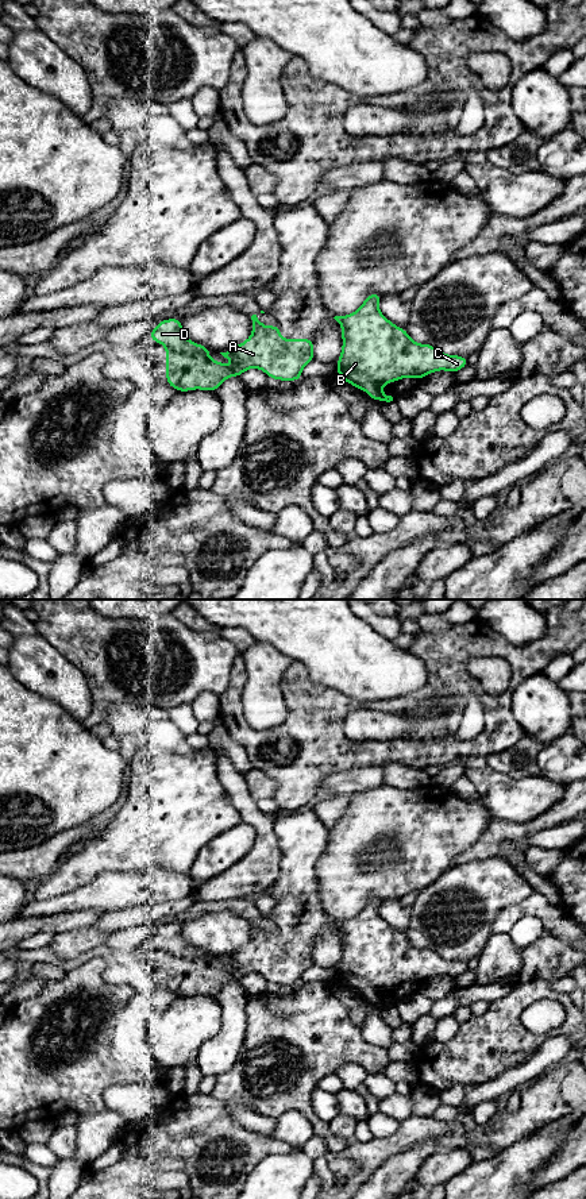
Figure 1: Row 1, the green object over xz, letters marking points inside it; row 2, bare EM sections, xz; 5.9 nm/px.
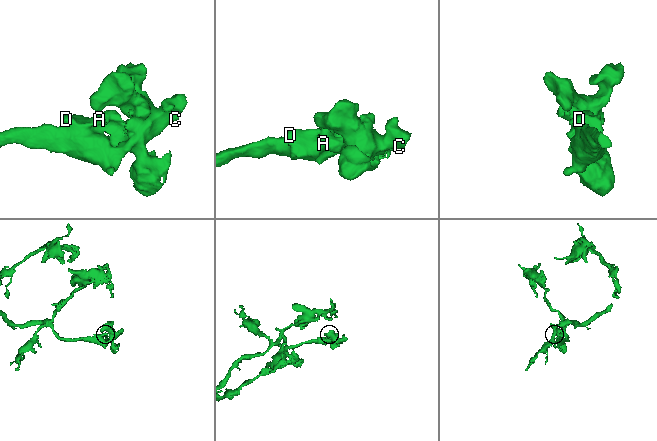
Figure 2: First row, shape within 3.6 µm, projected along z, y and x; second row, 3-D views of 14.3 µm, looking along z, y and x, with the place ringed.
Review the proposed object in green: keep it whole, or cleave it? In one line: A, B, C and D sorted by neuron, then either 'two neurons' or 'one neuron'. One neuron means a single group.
A B C D | one neuron

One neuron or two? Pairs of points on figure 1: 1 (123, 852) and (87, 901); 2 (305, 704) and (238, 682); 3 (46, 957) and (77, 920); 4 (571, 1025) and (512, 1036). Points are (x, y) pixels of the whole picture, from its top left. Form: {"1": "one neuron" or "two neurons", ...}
{"1": "two neurons", "2": "one neuron", "3": "two neurons", "4": "one neuron"}

